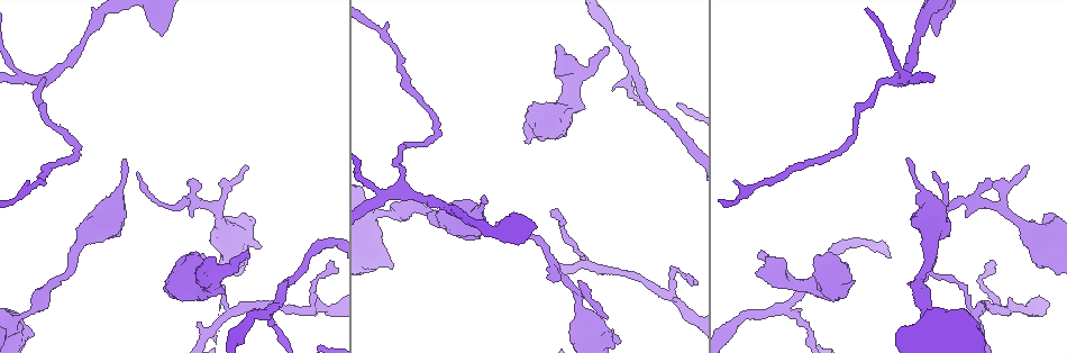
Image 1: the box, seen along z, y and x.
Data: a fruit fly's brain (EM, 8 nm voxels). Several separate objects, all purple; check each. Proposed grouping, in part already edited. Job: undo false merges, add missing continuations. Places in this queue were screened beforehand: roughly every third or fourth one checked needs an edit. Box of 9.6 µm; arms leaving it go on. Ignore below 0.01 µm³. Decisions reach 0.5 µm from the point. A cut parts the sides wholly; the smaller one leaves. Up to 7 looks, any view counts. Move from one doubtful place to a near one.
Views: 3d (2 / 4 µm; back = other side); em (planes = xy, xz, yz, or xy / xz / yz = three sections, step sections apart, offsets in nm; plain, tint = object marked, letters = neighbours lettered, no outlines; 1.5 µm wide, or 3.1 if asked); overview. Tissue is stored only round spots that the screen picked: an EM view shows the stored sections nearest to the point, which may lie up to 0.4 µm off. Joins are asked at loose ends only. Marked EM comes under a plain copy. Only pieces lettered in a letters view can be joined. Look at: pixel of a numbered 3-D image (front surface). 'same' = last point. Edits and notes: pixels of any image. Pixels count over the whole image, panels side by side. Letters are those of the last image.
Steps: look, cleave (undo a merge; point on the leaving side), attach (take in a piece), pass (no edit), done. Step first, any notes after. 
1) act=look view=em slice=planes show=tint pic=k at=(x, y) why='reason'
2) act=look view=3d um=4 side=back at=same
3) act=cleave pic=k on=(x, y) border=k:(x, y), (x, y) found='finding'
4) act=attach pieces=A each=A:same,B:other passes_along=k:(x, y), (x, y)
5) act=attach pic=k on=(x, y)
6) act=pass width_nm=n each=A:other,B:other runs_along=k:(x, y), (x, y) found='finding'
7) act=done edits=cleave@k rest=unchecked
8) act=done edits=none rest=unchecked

act=look view=3d um=4 pic=1 at=(31, 334) why='stops while still wide'

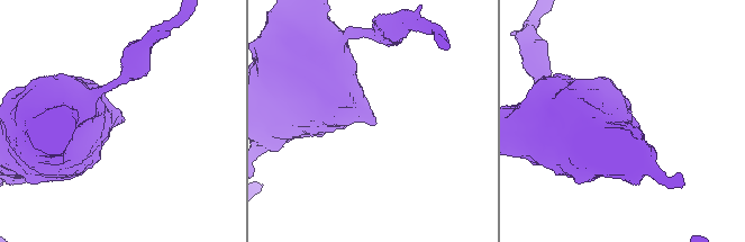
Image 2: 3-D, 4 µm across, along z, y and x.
act=look view=em slice=planes show=tint pic=2 at=(373, 122) why='shape alone is not enough'

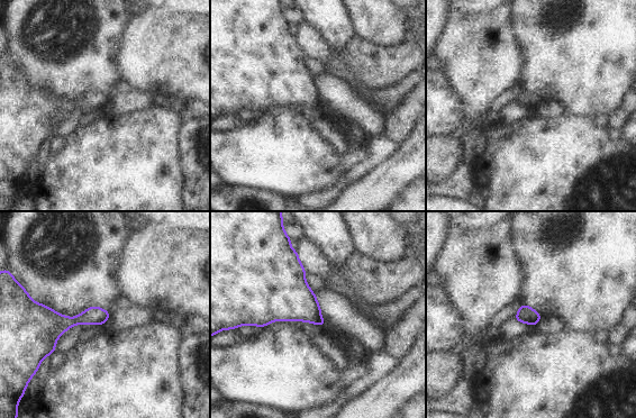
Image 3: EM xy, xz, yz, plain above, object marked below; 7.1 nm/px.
act=look view=em slice=planes show=letters at=same

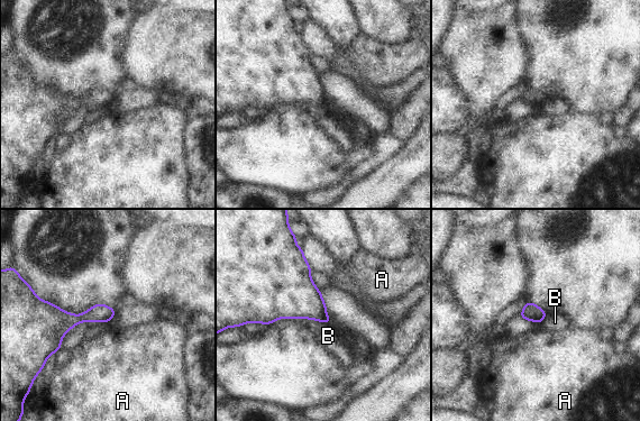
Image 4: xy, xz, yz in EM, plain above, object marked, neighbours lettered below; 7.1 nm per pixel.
act=pass each=A:other,B:other border=4:(308, 319), (330, 323) found='no lettered piece goes on from it'

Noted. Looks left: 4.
act=look view=em slice=planes show=letters pic=1 at=(908, 159) why='an open end'

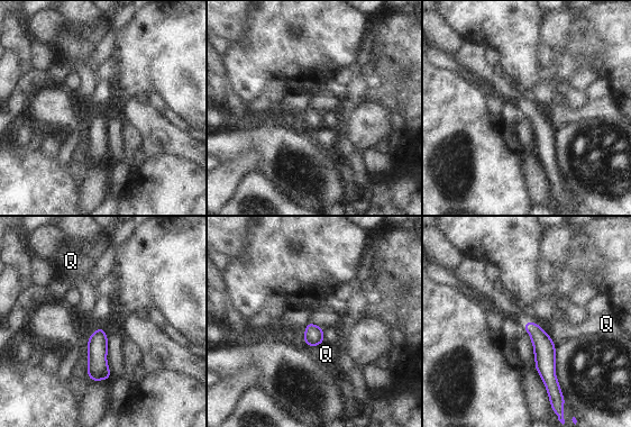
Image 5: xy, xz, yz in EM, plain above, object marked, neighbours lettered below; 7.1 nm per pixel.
act=pass longest_contact=Q:140nm each=Q:other found='none of them fits'

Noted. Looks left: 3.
act=look view=em slice=planes show=letters pic=1 at=(246, 167) why='free end'

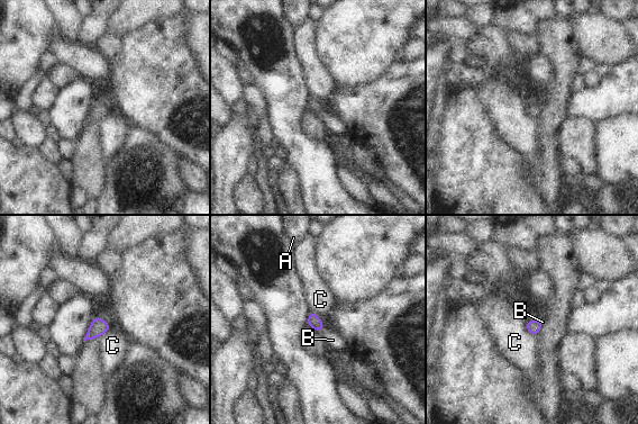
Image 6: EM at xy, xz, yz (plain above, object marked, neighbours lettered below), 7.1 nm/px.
act=attach pieces=B longest_contact=C:130nm each=A:other,B:same,C:other passes_along=6:(315, 322), (321, 328), (333, 340) found='it goes on there'

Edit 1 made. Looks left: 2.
act=done edits=attach@6 rest=unchecked

